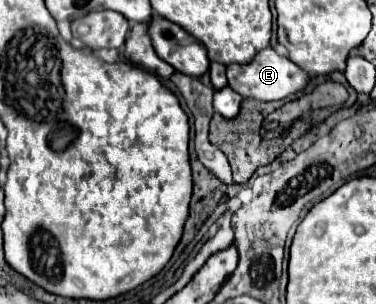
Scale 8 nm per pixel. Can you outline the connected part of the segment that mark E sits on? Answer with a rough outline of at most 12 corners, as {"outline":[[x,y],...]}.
{"outline":[[266,47],[246,65],[228,67],[242,97],[284,99],[308,75]]}

